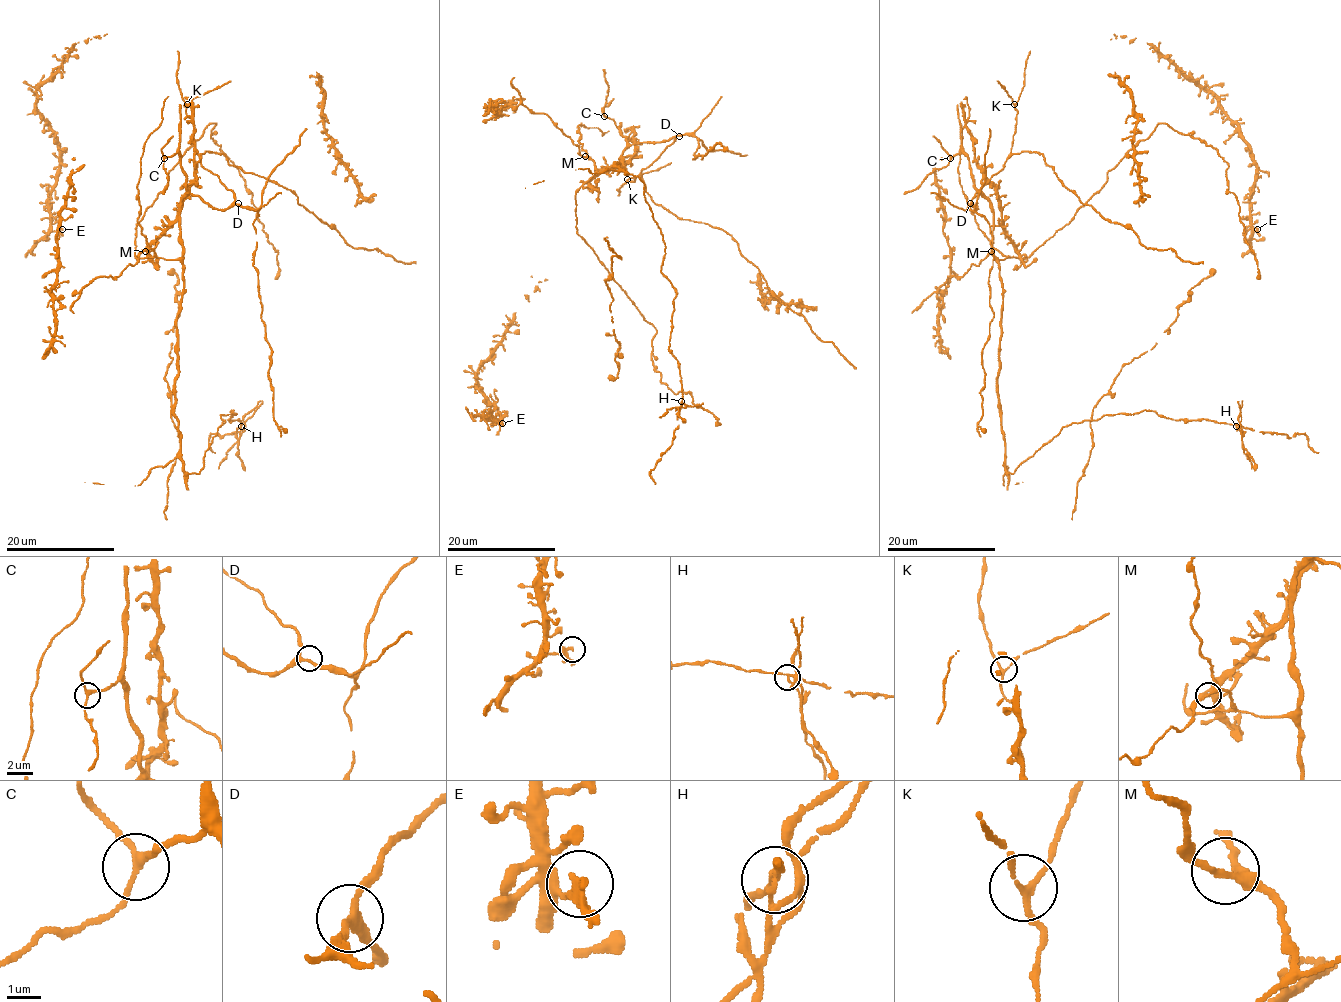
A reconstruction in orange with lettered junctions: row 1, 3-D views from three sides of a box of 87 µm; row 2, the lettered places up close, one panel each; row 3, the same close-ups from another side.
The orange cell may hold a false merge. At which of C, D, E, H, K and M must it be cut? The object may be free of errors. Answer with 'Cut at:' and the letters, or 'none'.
Cut at: H

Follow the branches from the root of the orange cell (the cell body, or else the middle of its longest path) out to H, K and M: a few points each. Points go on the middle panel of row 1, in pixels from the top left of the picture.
H: (622, 170), (644, 183), (644, 197), (663, 235), (661, 273), (676, 293), (669, 352), (677, 361), (682, 401)
K: (622, 170), (615, 163), (623, 167), (620, 155), (627, 147), (675, 137), (633, 182), (627, 179)
M: (622, 170), (615, 163), (619, 169), (623, 164), (614, 163), (599, 173), (595, 163), (585, 156)

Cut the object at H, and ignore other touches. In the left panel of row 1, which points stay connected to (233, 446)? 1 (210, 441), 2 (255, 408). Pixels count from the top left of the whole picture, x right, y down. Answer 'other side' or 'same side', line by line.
1: other side
2: same side

